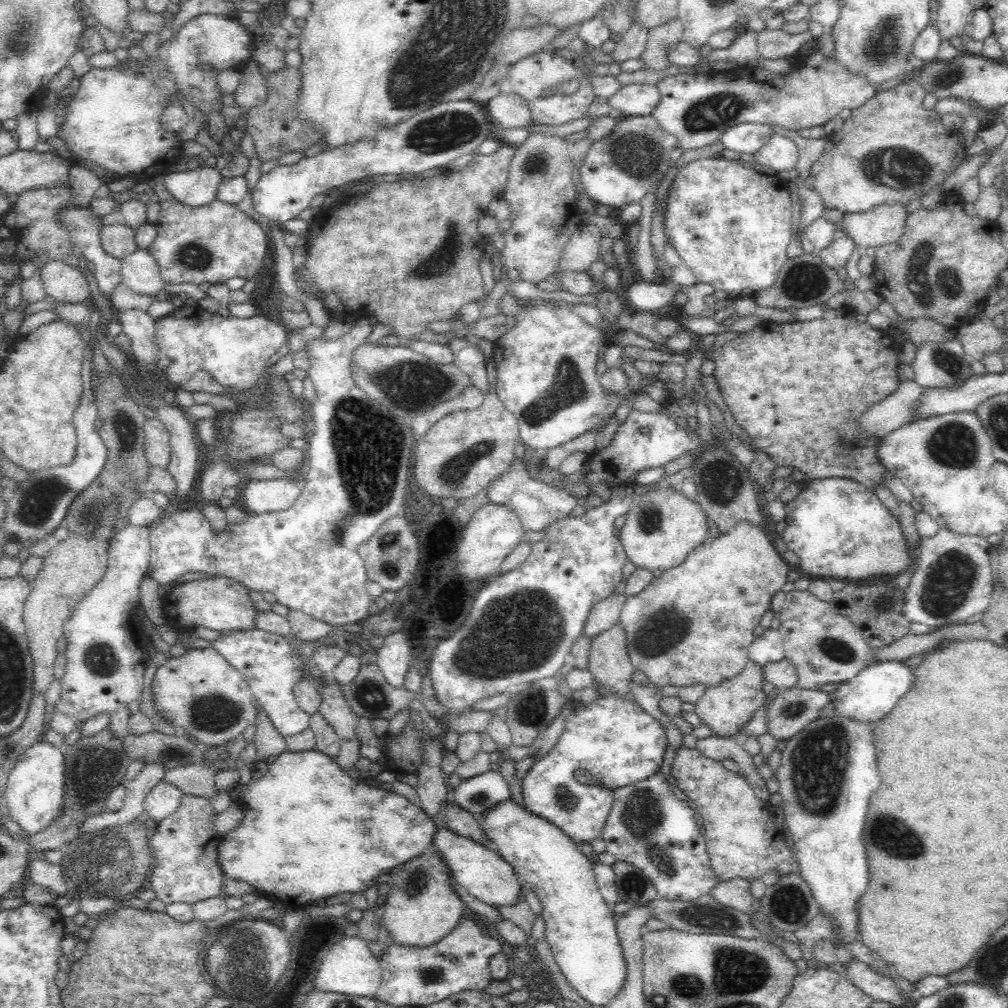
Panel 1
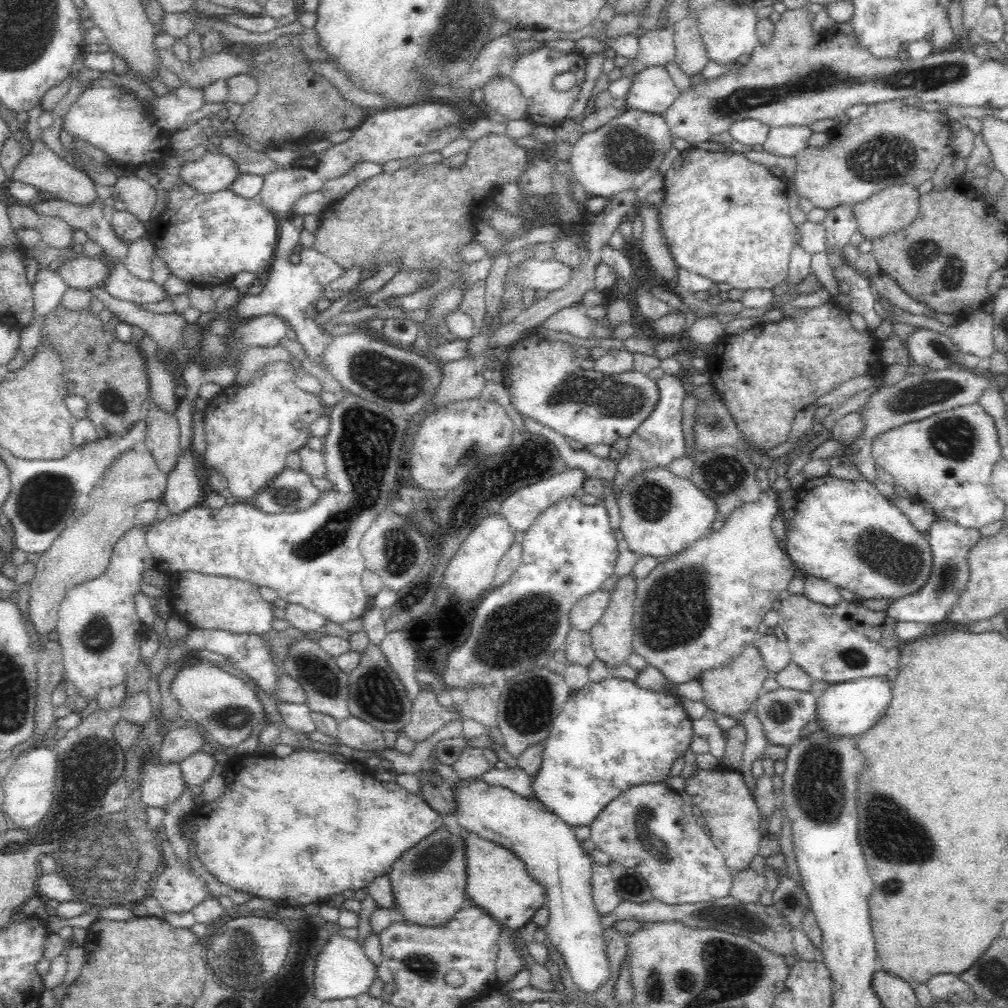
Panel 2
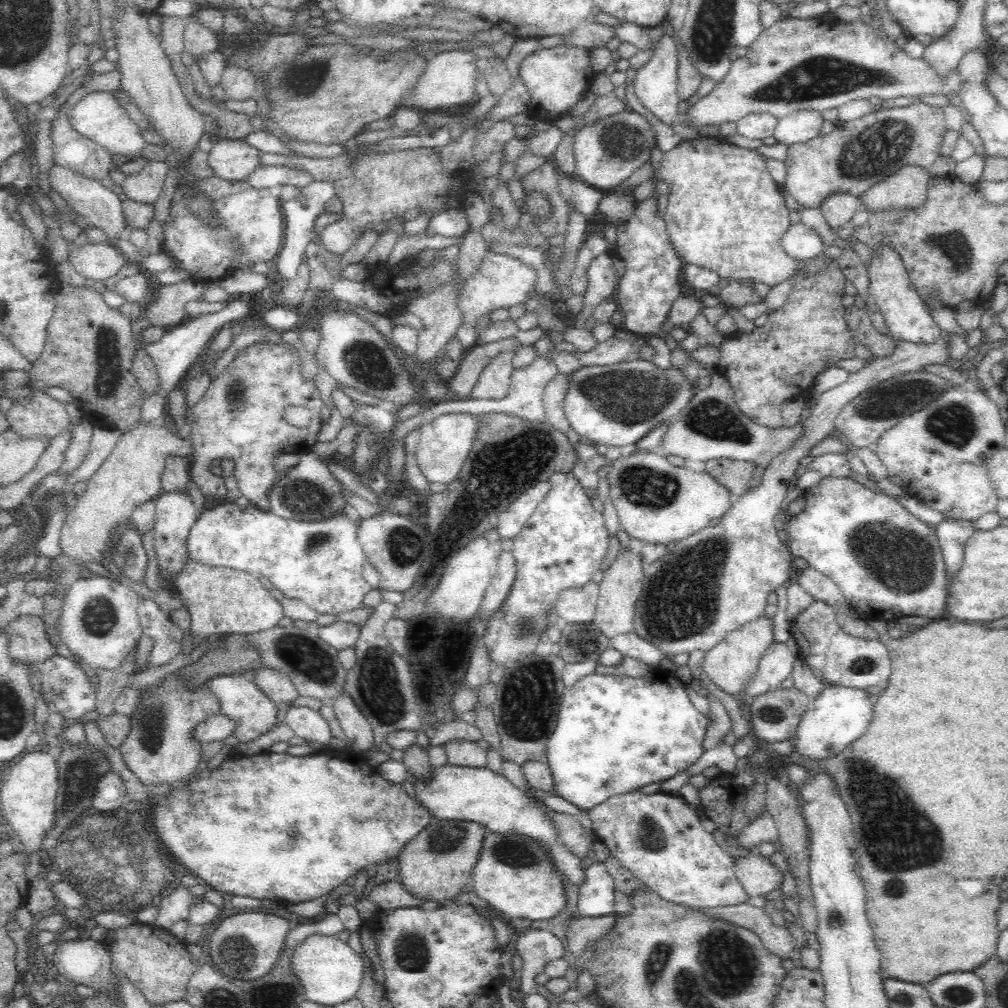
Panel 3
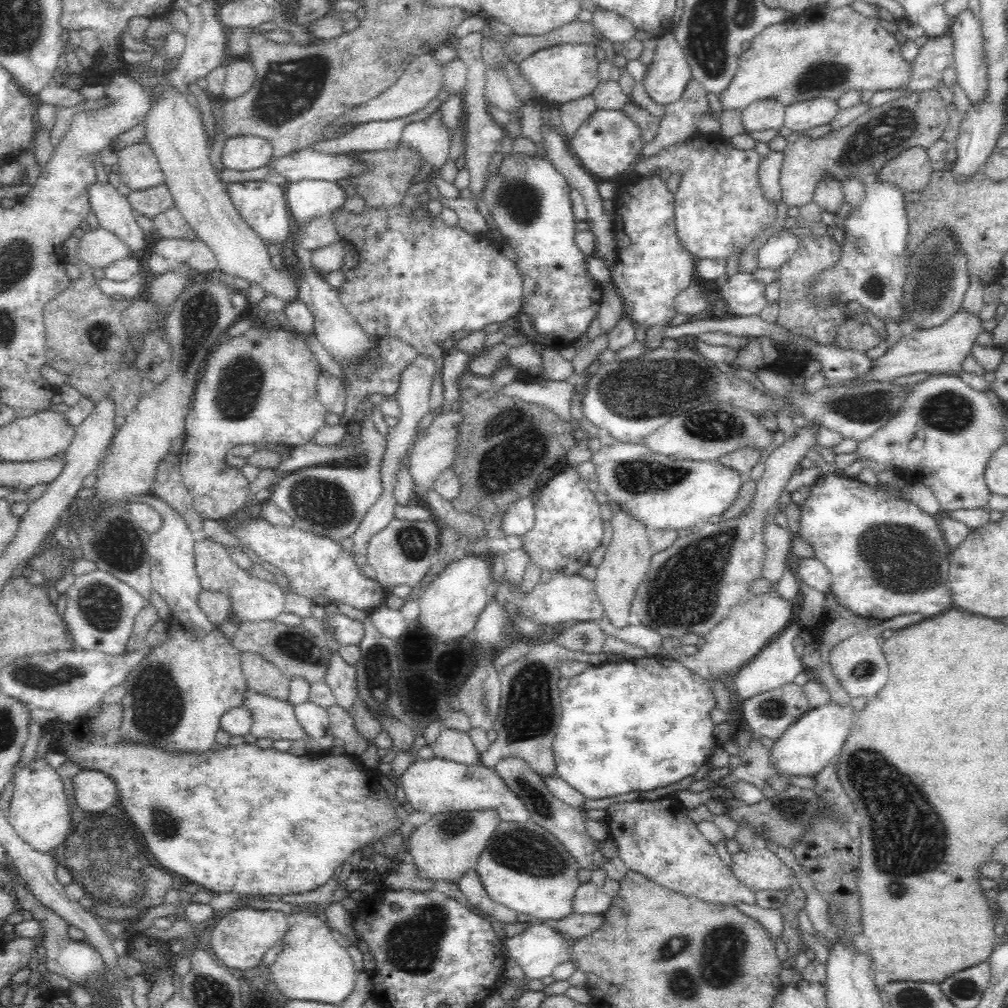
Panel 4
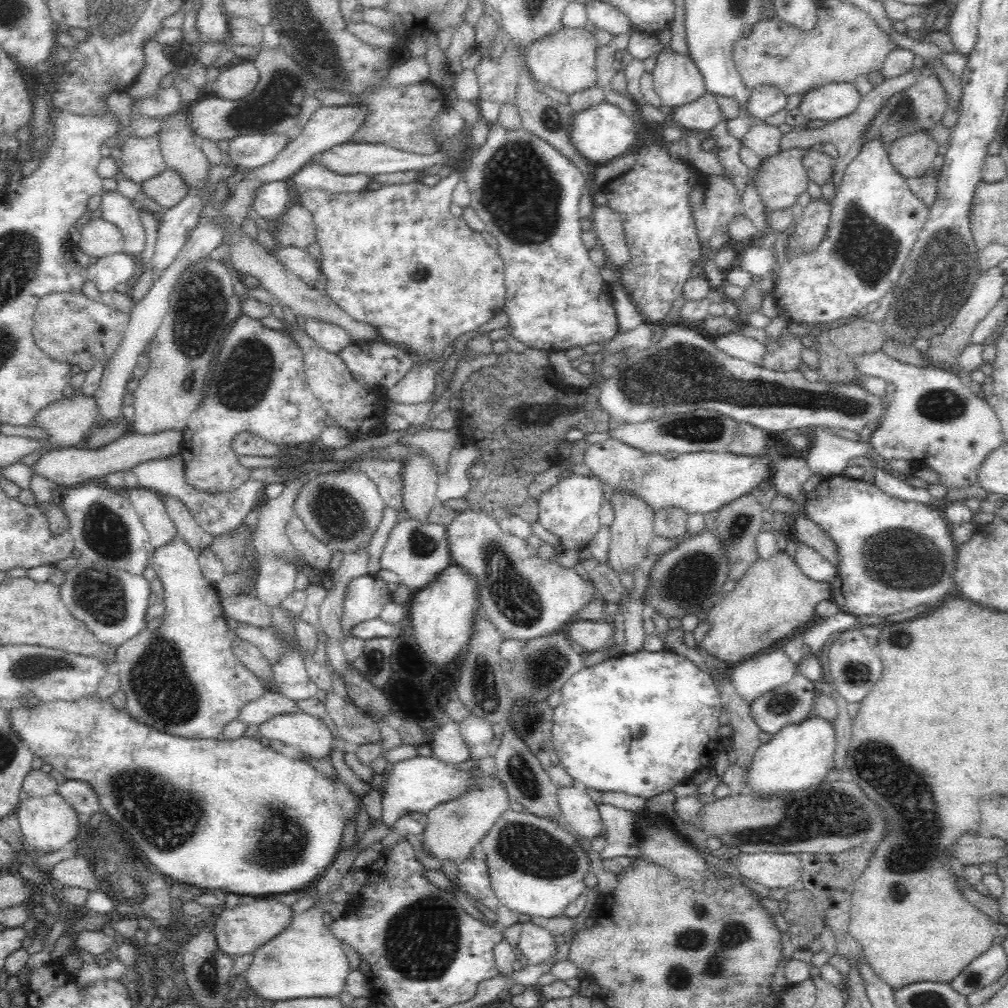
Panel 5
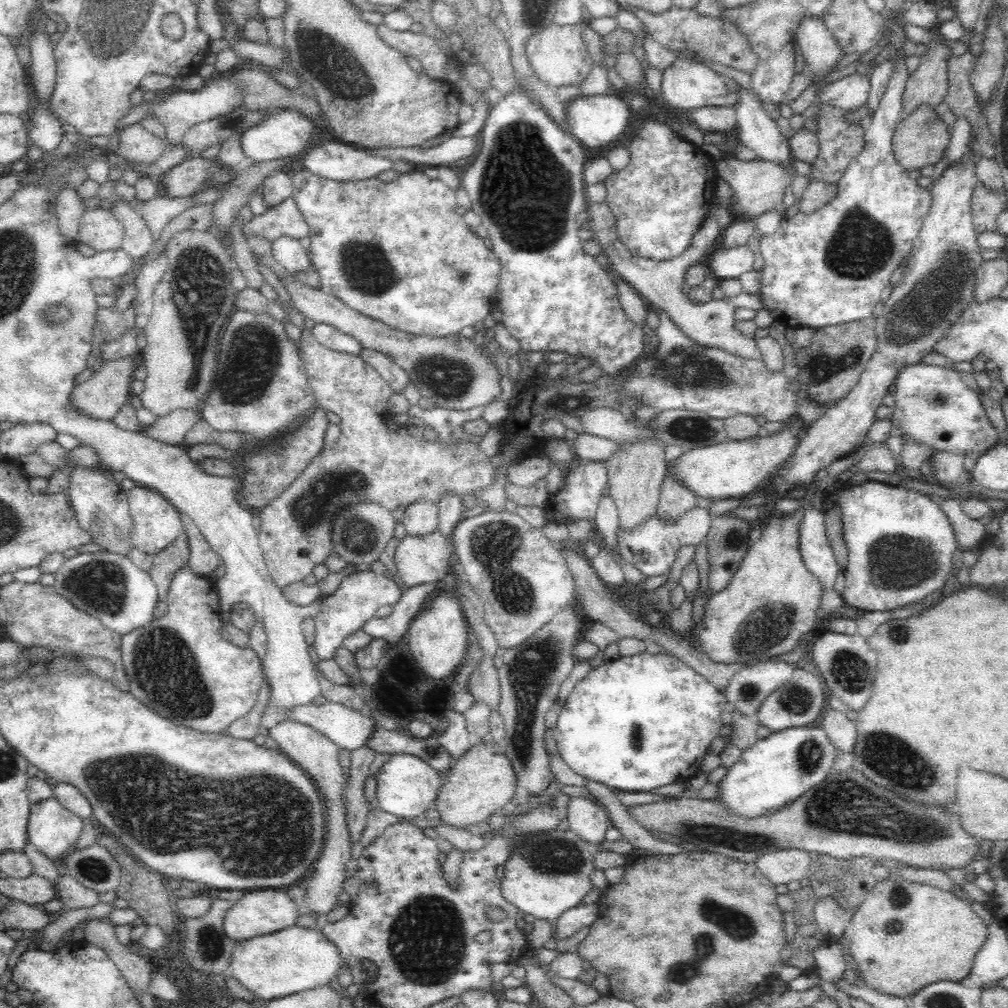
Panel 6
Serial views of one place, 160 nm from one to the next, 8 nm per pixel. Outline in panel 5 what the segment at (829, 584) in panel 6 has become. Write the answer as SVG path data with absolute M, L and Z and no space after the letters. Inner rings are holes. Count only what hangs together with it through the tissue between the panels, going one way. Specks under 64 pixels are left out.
M797 543L794 559L800 571L816 582L830 584L837 575L836 567L829 560L802 543Z

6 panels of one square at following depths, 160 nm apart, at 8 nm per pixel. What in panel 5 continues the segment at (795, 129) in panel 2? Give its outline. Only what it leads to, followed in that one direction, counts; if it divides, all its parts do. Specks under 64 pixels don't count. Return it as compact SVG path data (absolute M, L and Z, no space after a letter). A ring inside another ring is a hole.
M855 82L828 83L808 91L798 105L806 120L836 120L858 108L861 97Z

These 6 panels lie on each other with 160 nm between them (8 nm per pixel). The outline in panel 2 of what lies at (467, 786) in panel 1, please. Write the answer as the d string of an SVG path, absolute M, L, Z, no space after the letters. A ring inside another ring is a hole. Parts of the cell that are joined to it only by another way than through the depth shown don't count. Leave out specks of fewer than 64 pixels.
M518 766L504 770L492 767L488 772L481 774L478 779L482 779L490 786L506 787L516 794L532 799L531 776Z

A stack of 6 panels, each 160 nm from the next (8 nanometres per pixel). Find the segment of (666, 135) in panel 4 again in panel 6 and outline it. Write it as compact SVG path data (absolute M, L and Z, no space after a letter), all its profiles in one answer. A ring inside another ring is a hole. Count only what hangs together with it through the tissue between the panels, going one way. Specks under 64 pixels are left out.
M702 106L690 109L690 122L702 132L729 132L736 125L732 106Z

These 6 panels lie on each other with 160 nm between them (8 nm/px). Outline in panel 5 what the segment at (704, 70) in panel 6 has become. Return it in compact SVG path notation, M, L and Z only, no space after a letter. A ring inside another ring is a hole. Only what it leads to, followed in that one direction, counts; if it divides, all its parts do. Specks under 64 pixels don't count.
M664 45L651 72L653 91L662 104L672 108L706 94L704 77L692 59Z

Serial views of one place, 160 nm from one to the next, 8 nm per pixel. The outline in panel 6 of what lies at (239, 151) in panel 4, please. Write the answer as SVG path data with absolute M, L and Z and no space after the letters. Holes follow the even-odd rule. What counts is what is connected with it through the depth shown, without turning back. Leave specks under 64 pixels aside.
M288 110L272 113L263 118L256 126L246 129L240 136L244 155L256 162L266 162L276 158L294 157L302 151L316 132L316 120L301 111Z

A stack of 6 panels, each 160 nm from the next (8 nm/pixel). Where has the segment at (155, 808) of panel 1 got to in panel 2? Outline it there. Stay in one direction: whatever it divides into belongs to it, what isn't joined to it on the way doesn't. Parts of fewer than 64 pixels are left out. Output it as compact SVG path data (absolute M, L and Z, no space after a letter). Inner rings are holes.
M158 757L148 758L141 777L141 799L146 808L170 806L179 800L185 788L178 763L158 765Z

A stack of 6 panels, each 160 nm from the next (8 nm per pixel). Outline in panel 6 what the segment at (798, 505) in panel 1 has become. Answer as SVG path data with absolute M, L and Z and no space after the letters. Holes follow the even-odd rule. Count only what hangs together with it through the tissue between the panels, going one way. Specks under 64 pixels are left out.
M871 480L855 486L841 484L837 490L832 491L831 493L827 493L827 490L824 490L822 493L826 495L826 503L828 503L829 508L838 507L838 511L840 511L842 534L844 535L844 540L848 549L848 562L842 570L845 574L844 590L840 592L843 604L864 612L884 612L892 610L892 608L898 608L898 606L904 606L904 604L910 604L910 602L918 602L928 595L934 597L944 587L953 571L953 558L958 548L956 546L956 537L954 537L954 531L952 531L950 521L948 521L948 518L946 518L946 515L942 512L942 509L938 507L930 496L914 492L906 487L892 486Z

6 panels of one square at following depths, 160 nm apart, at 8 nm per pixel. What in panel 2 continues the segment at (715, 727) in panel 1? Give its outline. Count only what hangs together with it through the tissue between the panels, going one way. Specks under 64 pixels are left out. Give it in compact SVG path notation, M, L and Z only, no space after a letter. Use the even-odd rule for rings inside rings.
M754 644L746 646L739 657L736 657L729 665L718 667L702 673L700 683L703 688L702 702L708 711L724 714L735 718L745 714L758 700L759 694L763 692L764 681L771 672L765 667L764 659L758 653Z

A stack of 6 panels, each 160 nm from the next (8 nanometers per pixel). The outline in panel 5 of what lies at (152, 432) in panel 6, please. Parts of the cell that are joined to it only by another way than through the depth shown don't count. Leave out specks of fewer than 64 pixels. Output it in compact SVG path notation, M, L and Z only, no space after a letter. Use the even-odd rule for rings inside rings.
M162 431L153 435L127 433L124 436L104 444L100 448L84 446L66 447L41 454L30 466L33 475L43 477L55 484L55 487L76 486L89 481L99 481L111 472L125 471L142 461L149 461L175 455L182 448L183 431Z

